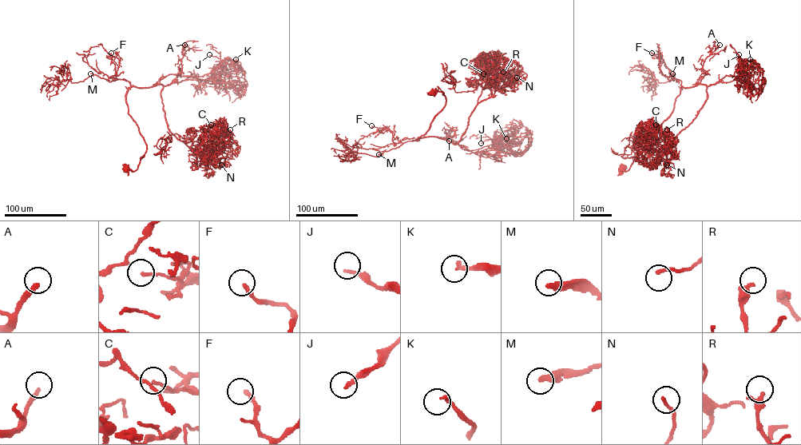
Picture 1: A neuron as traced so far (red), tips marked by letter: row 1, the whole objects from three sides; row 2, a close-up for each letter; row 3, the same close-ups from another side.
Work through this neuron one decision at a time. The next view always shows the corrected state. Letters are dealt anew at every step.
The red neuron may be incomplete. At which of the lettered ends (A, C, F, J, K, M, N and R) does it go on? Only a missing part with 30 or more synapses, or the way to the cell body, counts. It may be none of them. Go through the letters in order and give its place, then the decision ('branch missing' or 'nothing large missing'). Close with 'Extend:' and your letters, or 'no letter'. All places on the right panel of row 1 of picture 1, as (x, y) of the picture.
A: place (719, 45); branch missing
C: place (656, 125); nothing large missing
F: place (652, 53); nothing large missing
J: place (739, 54); nothing large missing
K: place (750, 59); nothing large missing
M: place (672, 73); branch missing
N: place (667, 164); nothing large missing
R: place (667, 129); nothing large missing
Extend: A, M

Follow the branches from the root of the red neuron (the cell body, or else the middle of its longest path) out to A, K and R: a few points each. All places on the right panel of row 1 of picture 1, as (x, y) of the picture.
A: (620, 168), (628, 170), (652, 140), (672, 110), (681, 86), (694, 86), (707, 74), (703, 61), (719, 45)
K: (620, 168), (628, 170), (652, 140), (681, 86), (741, 76), (745, 63), (755, 61), (750, 59)
R: (620, 168), (628, 170), (652, 140), (681, 86), (705, 85), (697, 117), (662, 156), (667, 129)

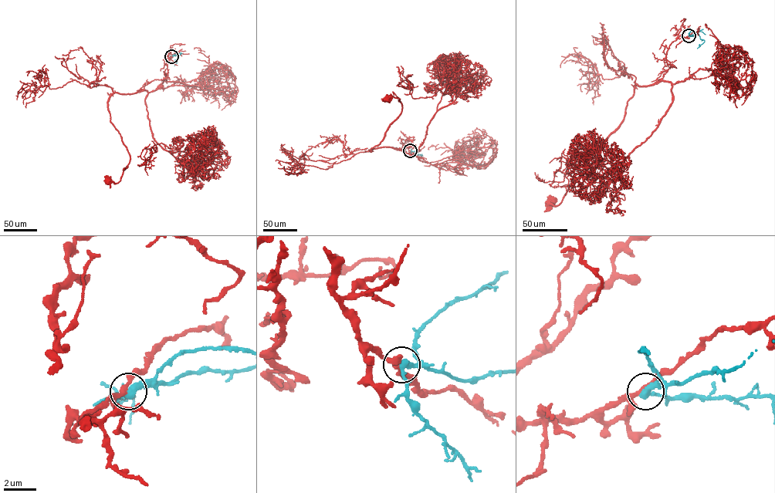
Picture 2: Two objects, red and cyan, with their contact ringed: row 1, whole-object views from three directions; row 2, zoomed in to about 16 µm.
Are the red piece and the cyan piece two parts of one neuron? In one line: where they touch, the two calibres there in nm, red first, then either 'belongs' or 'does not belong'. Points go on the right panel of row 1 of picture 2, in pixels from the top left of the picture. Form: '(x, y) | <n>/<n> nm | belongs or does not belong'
(688, 35) | 240/360 nm | does not belong

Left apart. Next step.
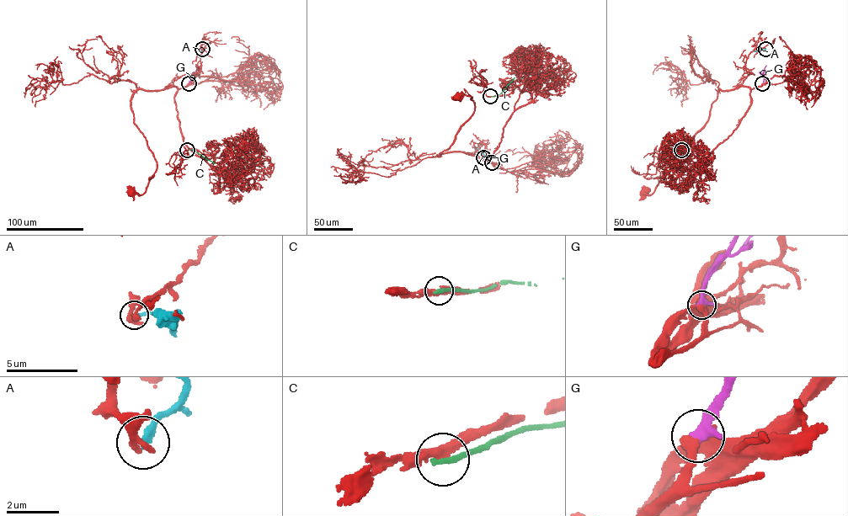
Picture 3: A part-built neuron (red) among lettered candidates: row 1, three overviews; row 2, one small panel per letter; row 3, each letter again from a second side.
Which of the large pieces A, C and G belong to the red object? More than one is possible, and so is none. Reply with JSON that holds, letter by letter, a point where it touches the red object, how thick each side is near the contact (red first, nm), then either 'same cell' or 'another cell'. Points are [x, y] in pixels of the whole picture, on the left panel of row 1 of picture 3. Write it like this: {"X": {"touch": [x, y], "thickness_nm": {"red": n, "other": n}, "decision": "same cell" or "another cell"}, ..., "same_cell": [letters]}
{"A": {"touch": [202, 49], "thickness_nm": {"red": 440, "other": 280}, "decision": "another cell"}, "C": {"touch": [187, 150], "thickness_nm": {"red": 320, "other": 280}, "decision": "another cell"}, "G": {"touch": [189, 83], "thickness_nm": {"red": 280, "other": 340}, "decision": "same cell"}, "same_cell": ["G"]}

